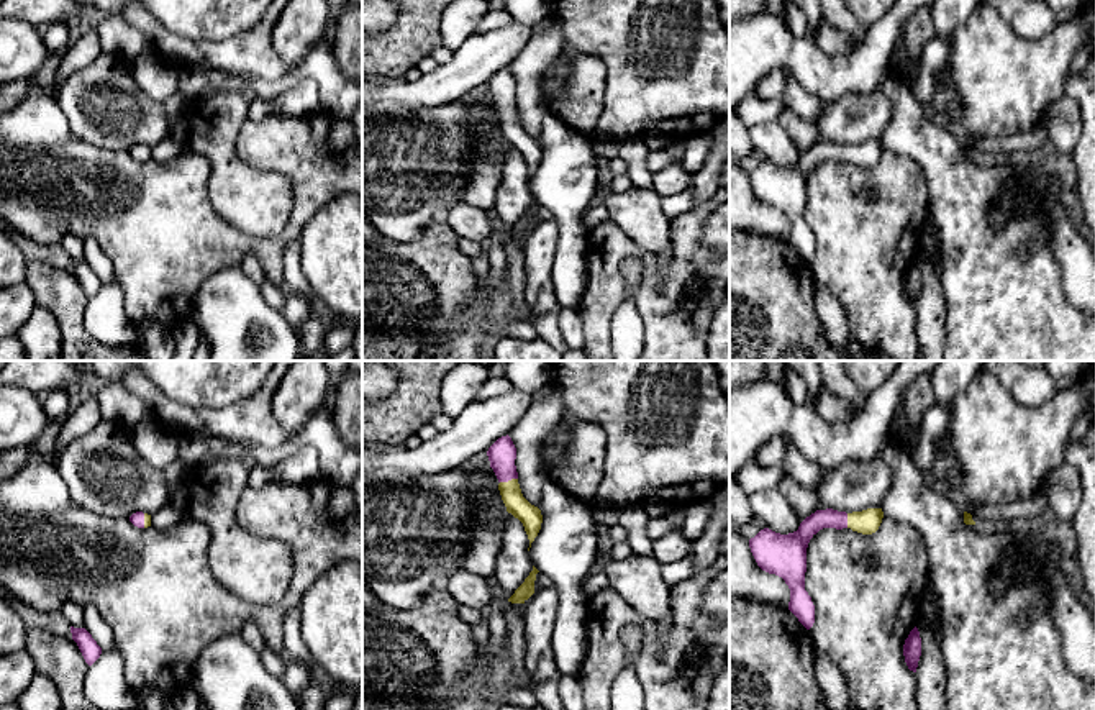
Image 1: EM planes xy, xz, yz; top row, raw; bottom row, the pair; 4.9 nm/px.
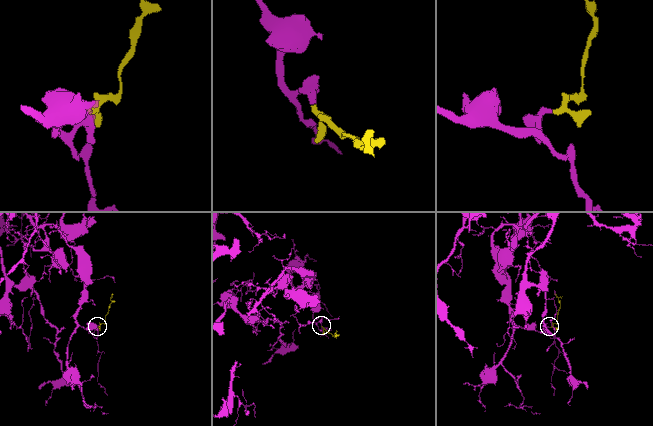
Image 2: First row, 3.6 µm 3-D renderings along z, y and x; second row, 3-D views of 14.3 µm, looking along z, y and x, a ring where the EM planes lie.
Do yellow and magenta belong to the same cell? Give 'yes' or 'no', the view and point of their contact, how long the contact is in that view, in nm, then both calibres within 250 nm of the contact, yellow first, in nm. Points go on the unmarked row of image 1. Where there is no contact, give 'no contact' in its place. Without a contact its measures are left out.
yes; contact xz (508, 113); length 90 nm; calibres 110 and 140 nm

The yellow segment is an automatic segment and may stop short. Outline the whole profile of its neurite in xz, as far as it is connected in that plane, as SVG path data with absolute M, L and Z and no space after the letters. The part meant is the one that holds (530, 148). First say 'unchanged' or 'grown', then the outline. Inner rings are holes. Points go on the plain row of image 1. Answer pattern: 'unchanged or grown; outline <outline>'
grown; outline M508 67L498 71L488 80L487 89L490 93L490 100L493 102L500 115L498 123L507 139L507 144L523 156L531 180L531 175L541 162L543 148L541 143L531 138L521 126L515 98L516 80L511 71Z

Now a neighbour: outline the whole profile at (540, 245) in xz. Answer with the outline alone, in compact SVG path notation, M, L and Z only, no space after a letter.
M557 221L536 223L521 239L526 267L525 300L533 316L551 312L557 305L551 284L551 269L557 249Z

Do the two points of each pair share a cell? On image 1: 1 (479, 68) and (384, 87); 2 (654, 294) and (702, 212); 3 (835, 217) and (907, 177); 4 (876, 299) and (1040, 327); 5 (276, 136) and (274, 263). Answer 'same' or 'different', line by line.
1: same
2: same
3: same
4: different
5: same

